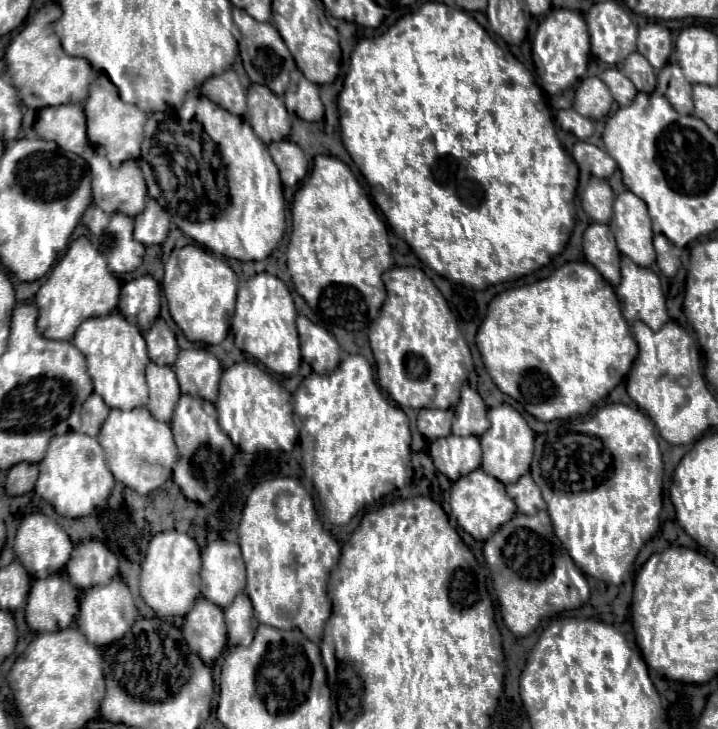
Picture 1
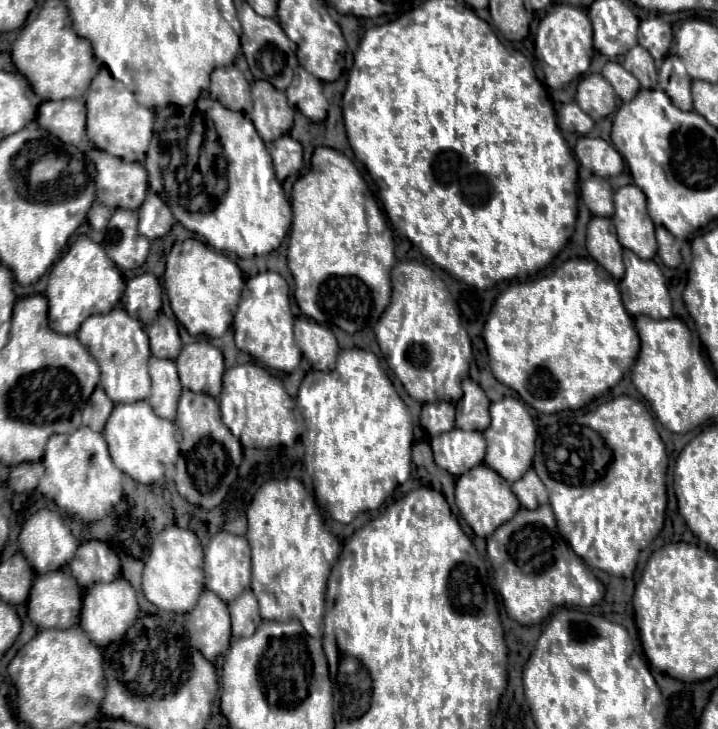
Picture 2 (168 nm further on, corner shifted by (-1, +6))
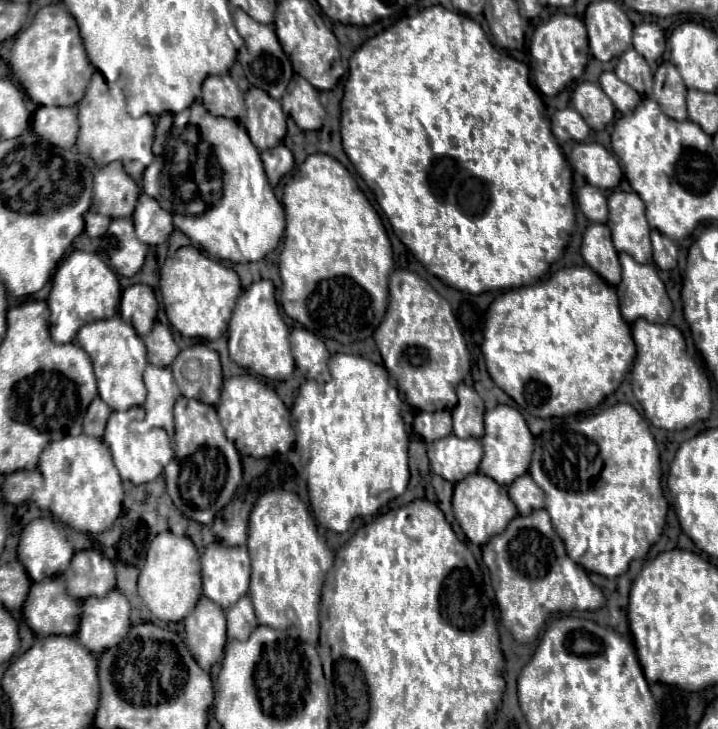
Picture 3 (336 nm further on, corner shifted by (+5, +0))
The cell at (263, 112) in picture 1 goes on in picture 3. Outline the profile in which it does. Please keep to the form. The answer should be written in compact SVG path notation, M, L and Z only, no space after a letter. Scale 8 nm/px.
M249 88L245 96L247 108L247 124L245 128L249 132L251 142L259 150L273 148L281 144L285 136L285 114L281 110L281 104L273 100L265 90Z

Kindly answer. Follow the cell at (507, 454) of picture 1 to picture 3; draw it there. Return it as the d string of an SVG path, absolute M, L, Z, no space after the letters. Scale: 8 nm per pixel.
M497 406L495 410L485 414L485 436L481 438L481 444L485 454L479 464L479 470L489 478L493 478L495 482L499 482L501 486L509 486L515 478L529 474L527 468L533 454L533 434L527 428L525 418L515 408Z

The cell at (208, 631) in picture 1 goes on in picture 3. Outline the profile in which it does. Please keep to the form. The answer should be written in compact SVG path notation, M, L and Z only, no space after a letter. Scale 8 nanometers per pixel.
M201 598L195 610L183 620L185 624L185 644L191 650L193 658L203 666L203 670L211 670L215 662L223 658L225 646L225 612L221 606L211 602L209 598Z

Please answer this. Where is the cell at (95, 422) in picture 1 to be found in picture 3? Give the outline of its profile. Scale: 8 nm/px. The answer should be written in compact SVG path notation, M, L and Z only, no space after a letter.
M95 398L85 414L85 422L83 422L83 432L87 436L93 436L93 438L101 438L103 432L105 432L105 424L107 424L107 418L111 414L111 408L101 400L101 398Z

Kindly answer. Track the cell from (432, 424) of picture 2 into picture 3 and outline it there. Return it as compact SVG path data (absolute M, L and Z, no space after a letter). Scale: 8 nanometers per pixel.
M439 410L439 412L419 412L413 422L415 434L419 434L427 444L435 442L435 438L443 438L453 432L451 428L451 412Z

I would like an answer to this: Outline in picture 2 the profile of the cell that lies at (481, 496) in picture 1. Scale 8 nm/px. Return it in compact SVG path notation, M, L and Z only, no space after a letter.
M479 464L457 478L455 496L457 496L457 508L461 516L473 528L473 532L481 538L491 536L501 524L511 520L519 510L519 500L517 496L513 496L511 484L505 478L497 476L497 472L493 472L493 468L485 464Z

